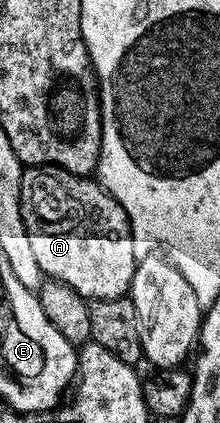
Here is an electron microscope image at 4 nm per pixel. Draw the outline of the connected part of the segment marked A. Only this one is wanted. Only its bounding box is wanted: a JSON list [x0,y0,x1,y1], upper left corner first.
[22,167,136,302]

